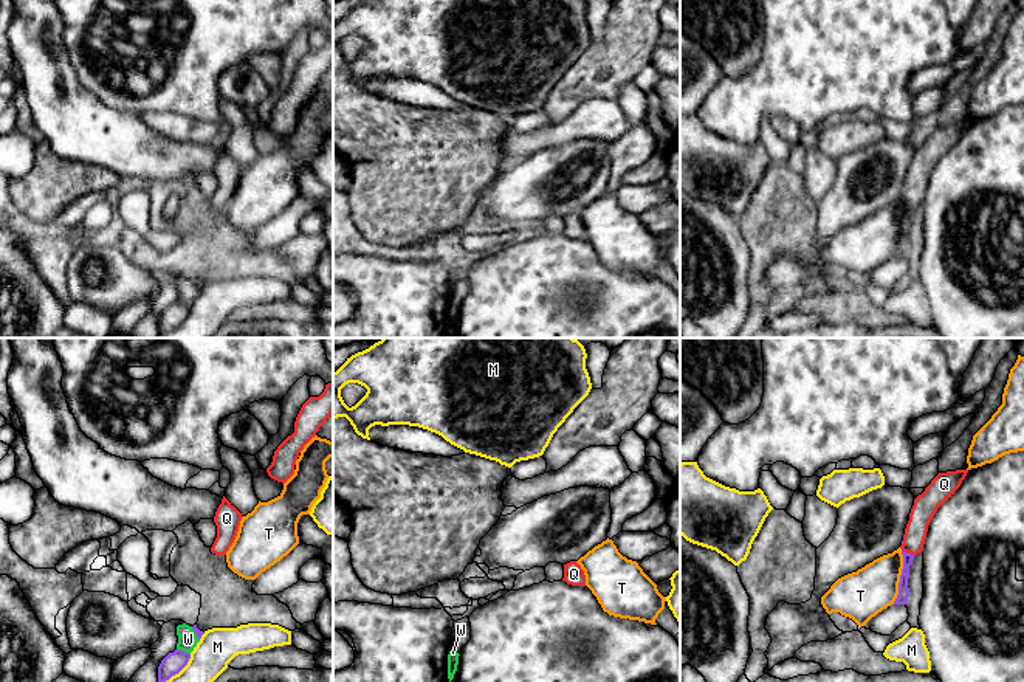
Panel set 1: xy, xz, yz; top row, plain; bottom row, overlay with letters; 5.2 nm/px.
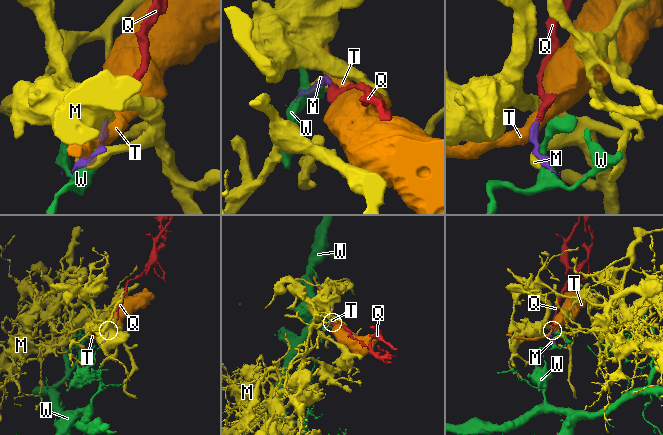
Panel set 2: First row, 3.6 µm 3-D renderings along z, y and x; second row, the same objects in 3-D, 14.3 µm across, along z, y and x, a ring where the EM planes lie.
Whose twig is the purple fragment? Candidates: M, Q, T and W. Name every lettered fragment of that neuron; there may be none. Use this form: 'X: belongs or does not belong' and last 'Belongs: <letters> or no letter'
M: does not belong
Q: belongs
T: does not belong
W: does not belong
Belongs: Q

